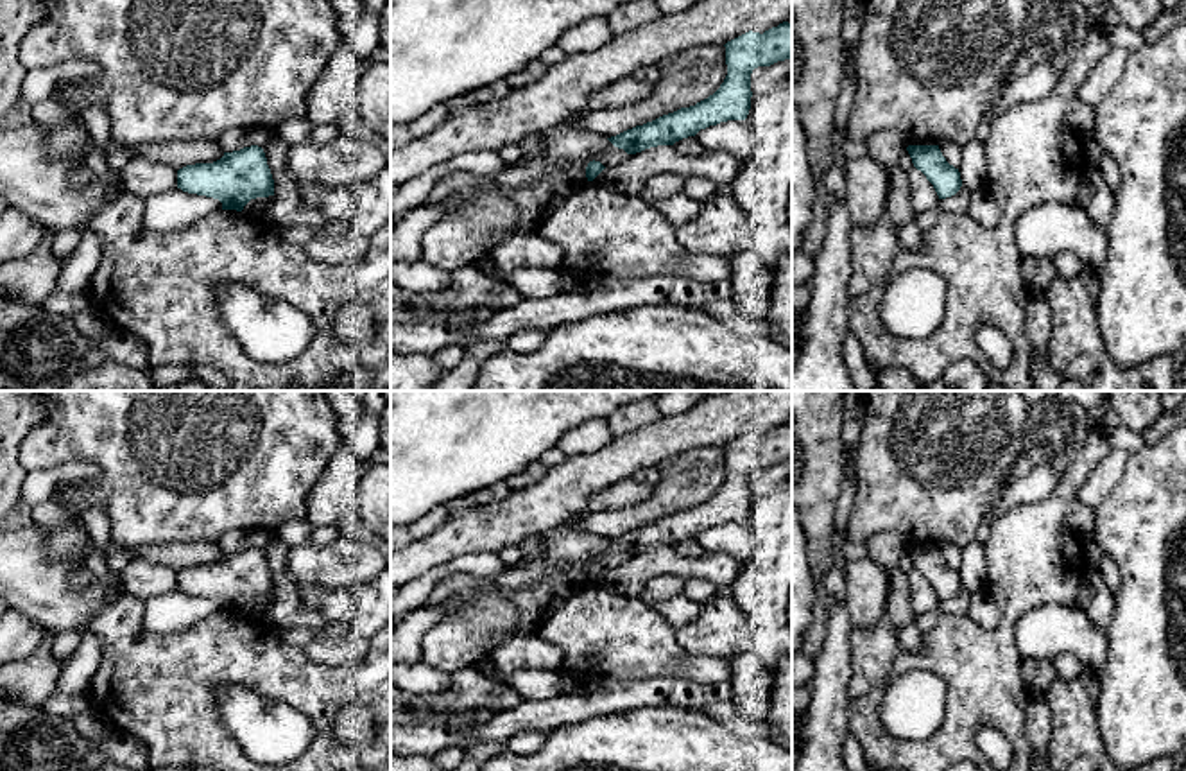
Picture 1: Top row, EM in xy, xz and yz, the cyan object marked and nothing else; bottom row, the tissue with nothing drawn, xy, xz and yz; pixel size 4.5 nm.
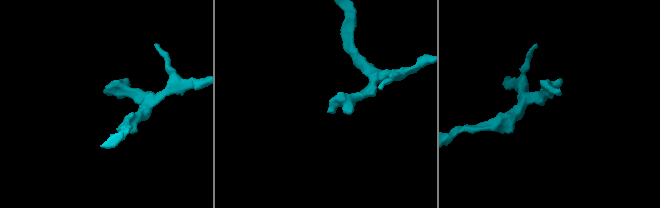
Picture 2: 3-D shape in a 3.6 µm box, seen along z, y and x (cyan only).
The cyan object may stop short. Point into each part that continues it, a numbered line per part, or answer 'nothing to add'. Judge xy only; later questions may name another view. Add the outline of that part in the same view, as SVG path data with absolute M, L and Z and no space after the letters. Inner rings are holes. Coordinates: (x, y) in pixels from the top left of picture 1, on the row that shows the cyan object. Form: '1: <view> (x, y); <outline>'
nothing to add

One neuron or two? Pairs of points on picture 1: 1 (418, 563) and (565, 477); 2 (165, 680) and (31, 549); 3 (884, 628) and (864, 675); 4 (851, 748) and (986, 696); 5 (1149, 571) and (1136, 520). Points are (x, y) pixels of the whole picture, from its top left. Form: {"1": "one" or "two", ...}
{"1": "one", "2": "two", "3": "one", "4": "two", "5": "one"}

